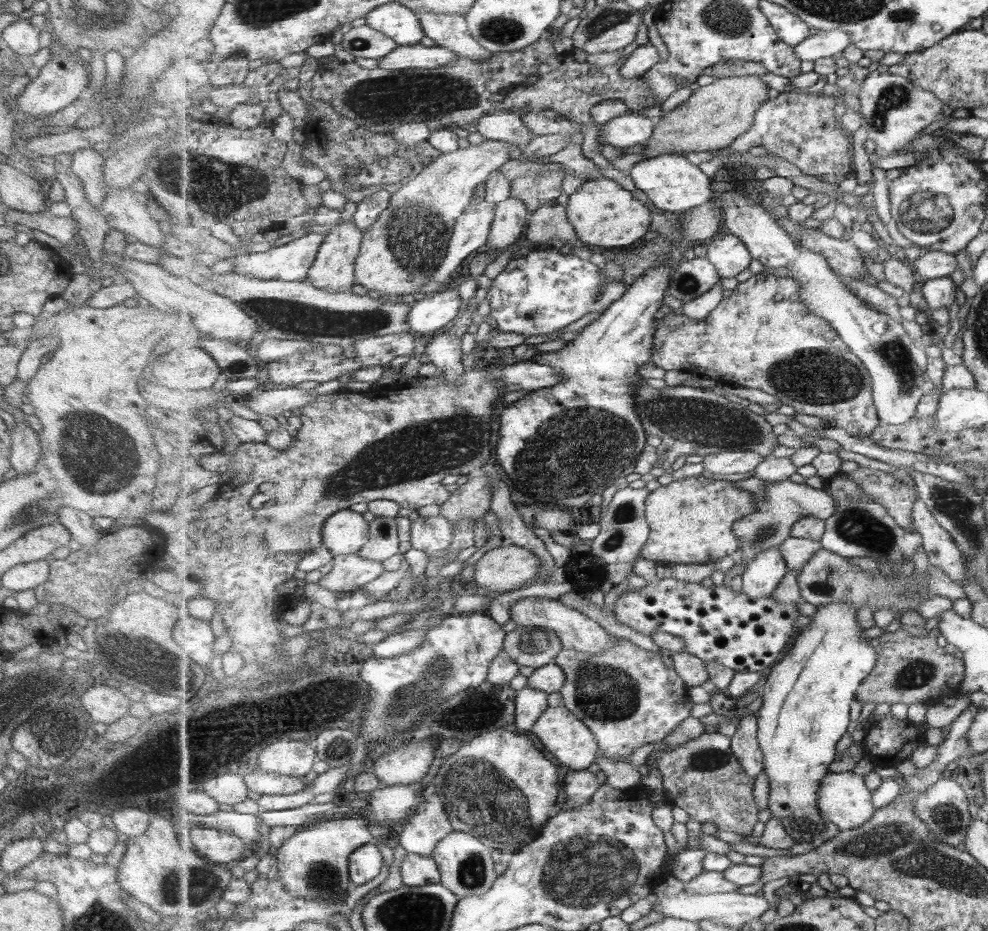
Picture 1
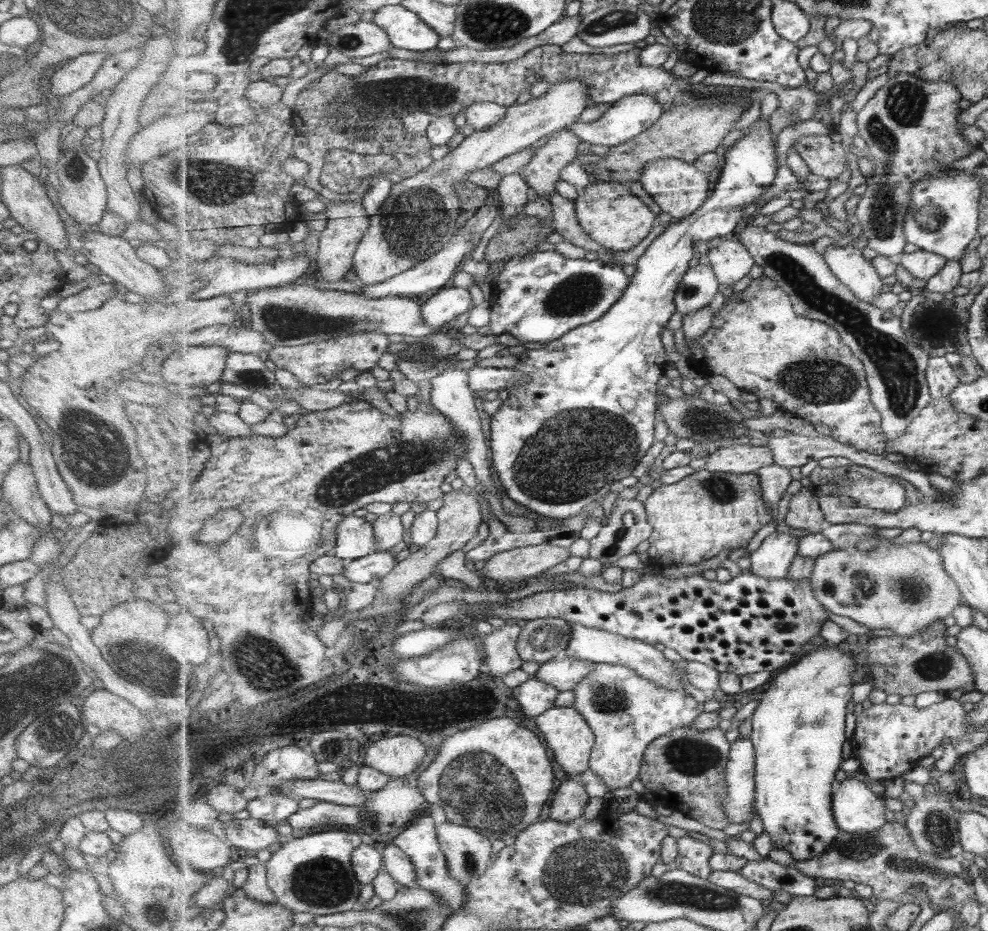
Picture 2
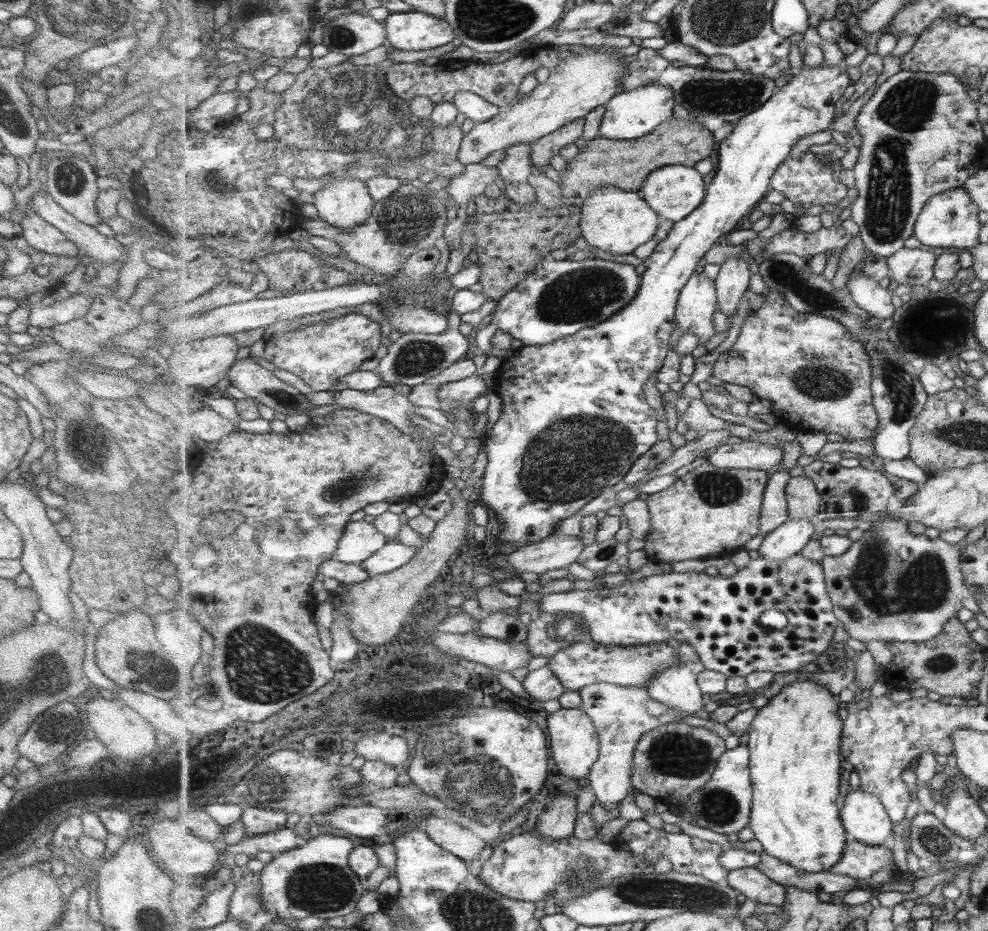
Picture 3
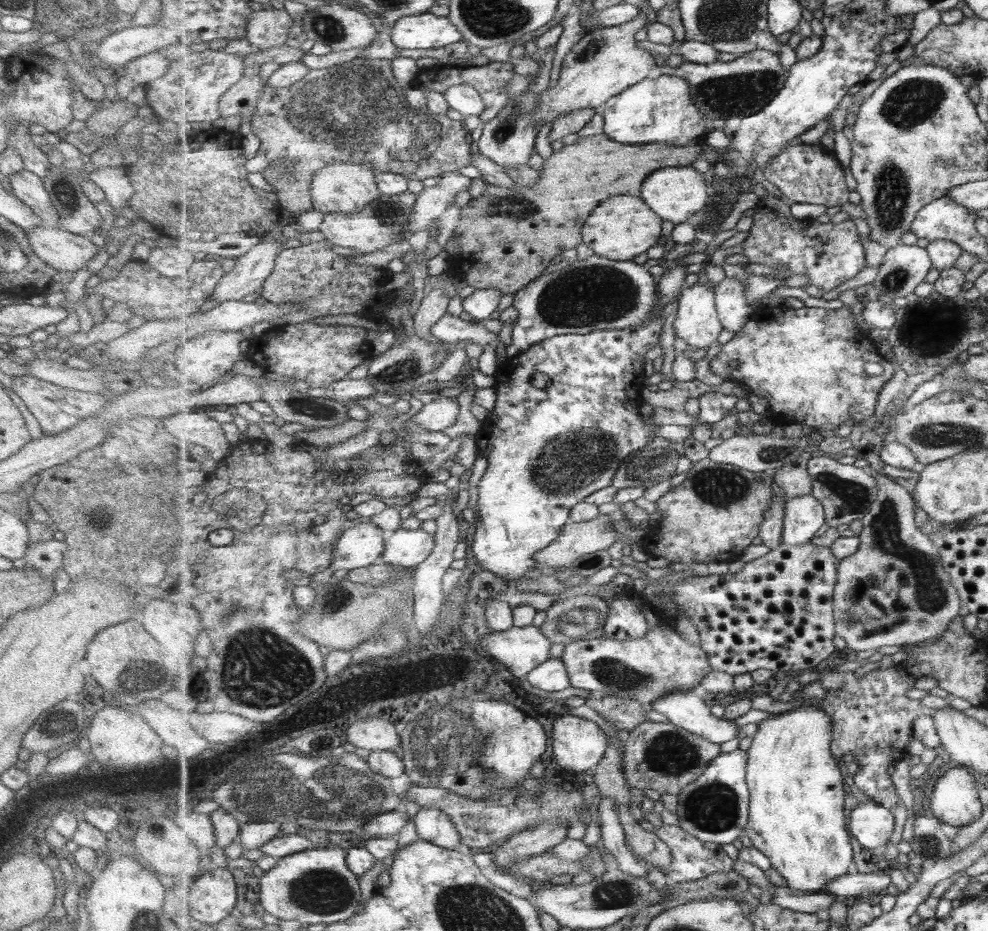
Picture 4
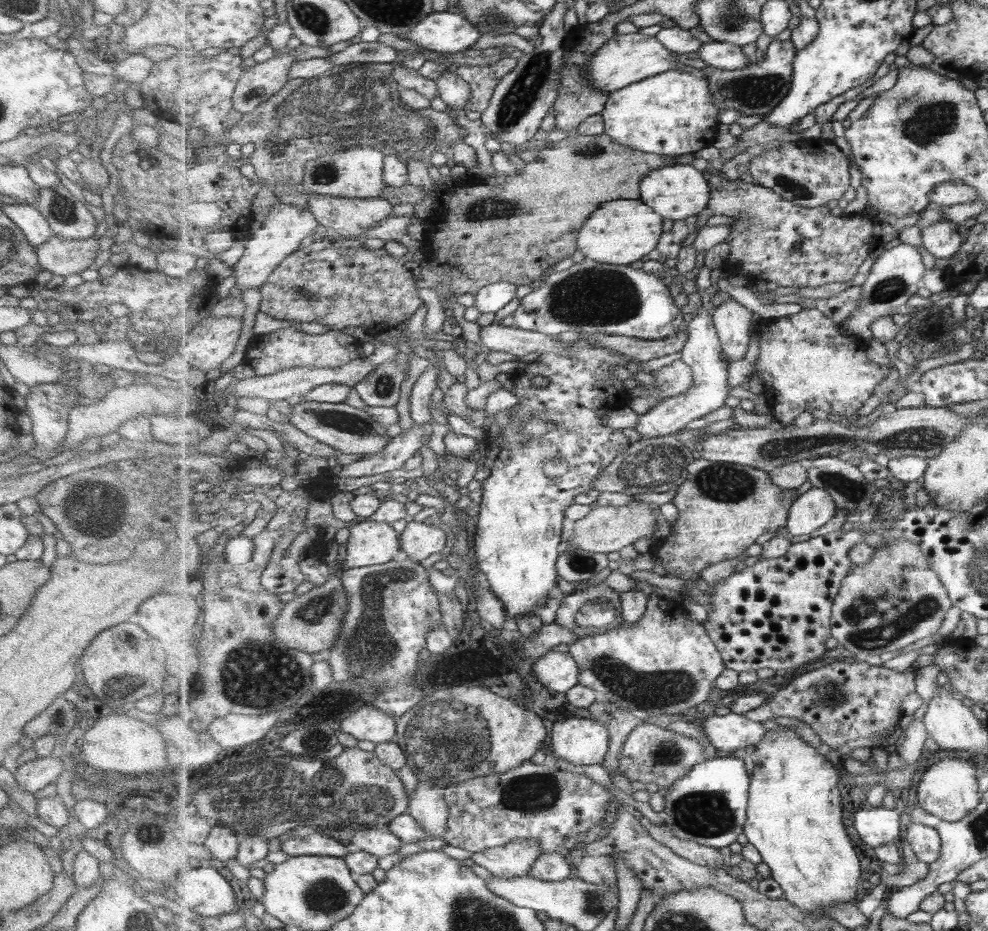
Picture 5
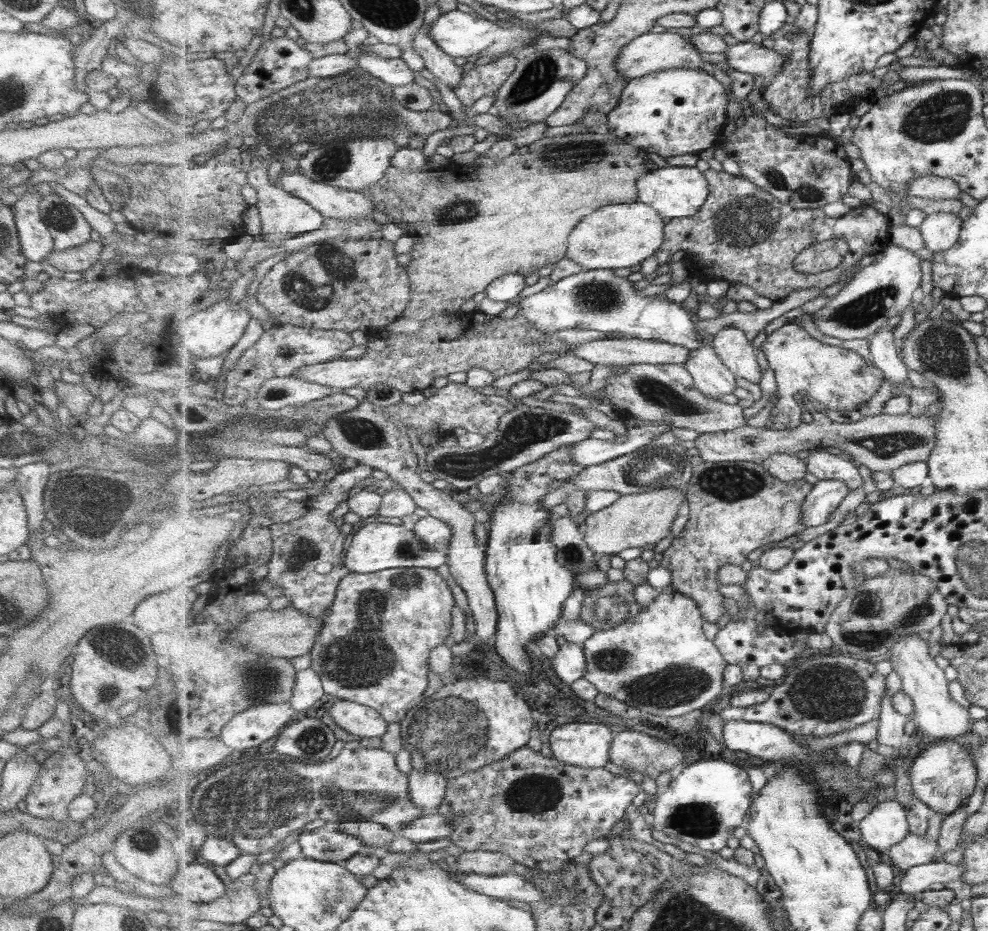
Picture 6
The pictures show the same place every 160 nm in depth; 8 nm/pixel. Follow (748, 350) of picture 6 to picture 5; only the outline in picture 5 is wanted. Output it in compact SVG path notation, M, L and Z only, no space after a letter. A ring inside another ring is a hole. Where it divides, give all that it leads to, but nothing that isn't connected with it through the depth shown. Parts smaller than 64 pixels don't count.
M729 299L715 308L713 320L729 361L745 358L749 350L751 331L756 329L753 321L755 316L747 306L734 299Z

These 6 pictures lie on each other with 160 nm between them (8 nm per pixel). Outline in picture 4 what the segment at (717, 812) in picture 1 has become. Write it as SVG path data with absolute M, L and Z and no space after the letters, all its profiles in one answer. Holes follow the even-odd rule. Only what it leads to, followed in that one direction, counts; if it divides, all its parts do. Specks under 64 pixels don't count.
M645 721L627 735L624 749L624 768L626 777L631 786L635 788L651 788L660 794L673 794L679 796L685 787L695 782L710 767L714 760L721 756L721 744L707 740L694 732L689 732L671 722Z

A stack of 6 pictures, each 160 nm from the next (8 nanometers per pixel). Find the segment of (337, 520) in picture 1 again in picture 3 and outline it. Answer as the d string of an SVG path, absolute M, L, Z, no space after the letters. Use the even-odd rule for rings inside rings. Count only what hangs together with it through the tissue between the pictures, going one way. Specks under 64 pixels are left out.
M347 522L345 532L339 540L335 560L347 564L363 564L389 543L385 534L372 523Z

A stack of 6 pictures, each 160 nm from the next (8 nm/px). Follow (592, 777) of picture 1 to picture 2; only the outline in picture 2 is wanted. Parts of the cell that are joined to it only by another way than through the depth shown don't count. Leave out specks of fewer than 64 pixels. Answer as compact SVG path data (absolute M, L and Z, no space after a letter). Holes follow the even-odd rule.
M568 777L554 792L549 814L563 824L583 817L591 796L578 777Z

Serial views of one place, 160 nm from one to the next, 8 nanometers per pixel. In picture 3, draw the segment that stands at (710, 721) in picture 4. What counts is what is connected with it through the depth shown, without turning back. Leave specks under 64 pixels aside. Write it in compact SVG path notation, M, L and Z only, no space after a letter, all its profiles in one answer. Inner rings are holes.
M680 643L681 662L660 672L648 682L648 691L655 700L664 702L675 710L692 715L705 706L703 690L698 683L700 672L705 670L701 657L693 645Z

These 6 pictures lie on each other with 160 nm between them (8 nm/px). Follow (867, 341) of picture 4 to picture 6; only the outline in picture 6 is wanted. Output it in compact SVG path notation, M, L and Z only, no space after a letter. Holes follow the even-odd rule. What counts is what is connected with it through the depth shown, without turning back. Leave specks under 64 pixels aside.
M792 321L785 323L767 336L767 339L761 345L761 349L769 362L769 367L774 371L777 382L776 404L772 408L765 426L778 431L793 430L803 424L801 414L805 411L803 407L804 398L814 402L824 410L859 410L859 406L863 402L869 402L877 394L877 390L883 386L886 379L885 373L879 367L870 366L853 350L823 344L823 342L813 338L803 326Z

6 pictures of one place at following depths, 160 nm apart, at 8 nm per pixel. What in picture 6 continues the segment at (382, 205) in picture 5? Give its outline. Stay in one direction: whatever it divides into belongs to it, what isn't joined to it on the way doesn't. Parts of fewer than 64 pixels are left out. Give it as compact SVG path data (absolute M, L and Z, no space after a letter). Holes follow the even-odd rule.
M285 169L280 172L280 187L294 197L308 202L326 218L335 220L367 218L376 210L373 201L365 193L313 182L301 169L293 174L288 172Z

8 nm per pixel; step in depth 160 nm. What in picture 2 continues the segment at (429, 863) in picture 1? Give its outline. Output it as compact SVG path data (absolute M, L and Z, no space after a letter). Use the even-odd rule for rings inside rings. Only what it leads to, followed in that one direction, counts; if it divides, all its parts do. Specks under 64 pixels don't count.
M394 842L384 848L384 865L388 874L399 885L416 887L418 885L418 872L411 857Z

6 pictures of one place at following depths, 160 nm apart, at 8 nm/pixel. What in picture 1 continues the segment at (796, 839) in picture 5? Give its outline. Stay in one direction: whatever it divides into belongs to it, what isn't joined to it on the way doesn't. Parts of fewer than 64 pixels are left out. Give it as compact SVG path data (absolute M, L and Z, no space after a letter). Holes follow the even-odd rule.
M831 603L818 607L811 622L796 636L795 644L788 650L785 659L771 667L760 690L762 705L758 713L758 739L764 752L764 771L769 778L771 816L807 818L813 827L812 833L823 831L823 824L828 821L818 804L820 782L830 773L829 764L835 762L837 742L851 726L852 704L857 701L857 691L880 660L873 644L869 644L870 639L863 636L857 609L853 603Z

